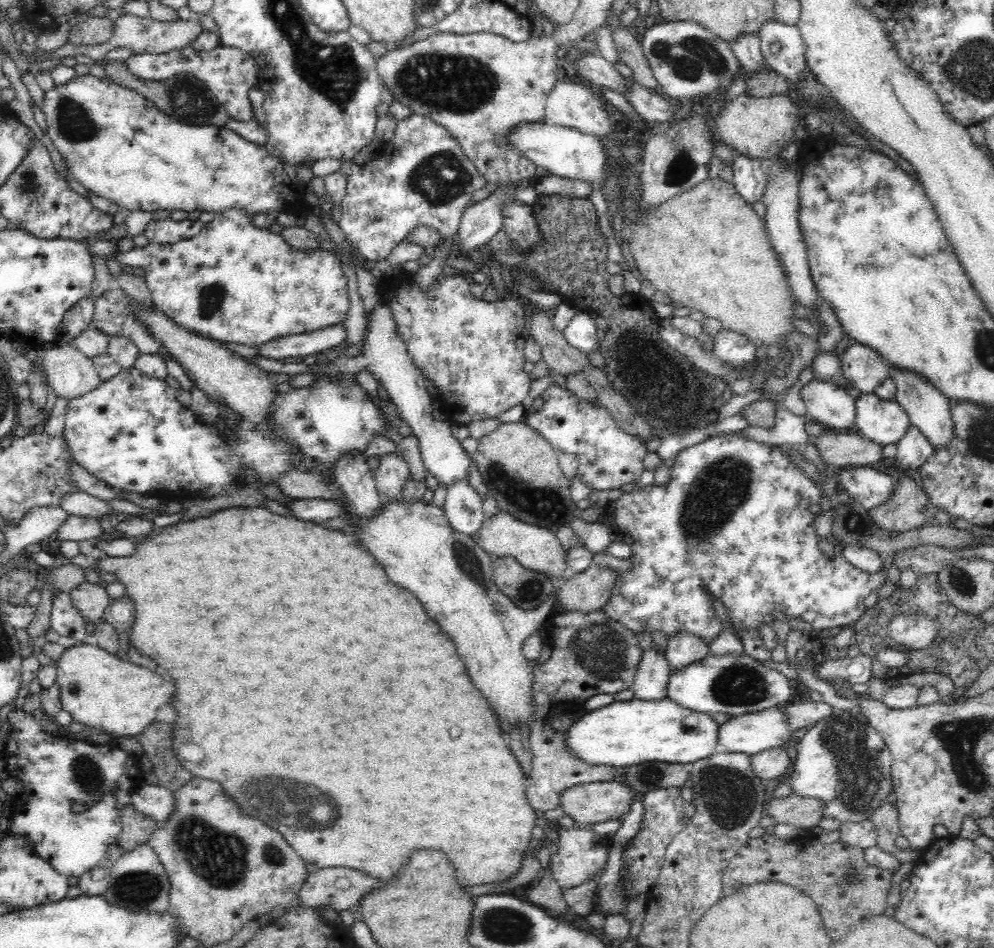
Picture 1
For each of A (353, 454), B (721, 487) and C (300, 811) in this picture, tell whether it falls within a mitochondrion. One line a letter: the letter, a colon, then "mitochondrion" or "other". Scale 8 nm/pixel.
A: other
B: mitochondrion
C: mitochondrion

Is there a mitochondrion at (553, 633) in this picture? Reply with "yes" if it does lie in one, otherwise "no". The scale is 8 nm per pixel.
yes

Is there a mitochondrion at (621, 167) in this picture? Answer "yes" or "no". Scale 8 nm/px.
no

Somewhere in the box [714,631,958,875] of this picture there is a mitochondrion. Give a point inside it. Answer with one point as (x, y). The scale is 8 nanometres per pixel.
(846, 739)

